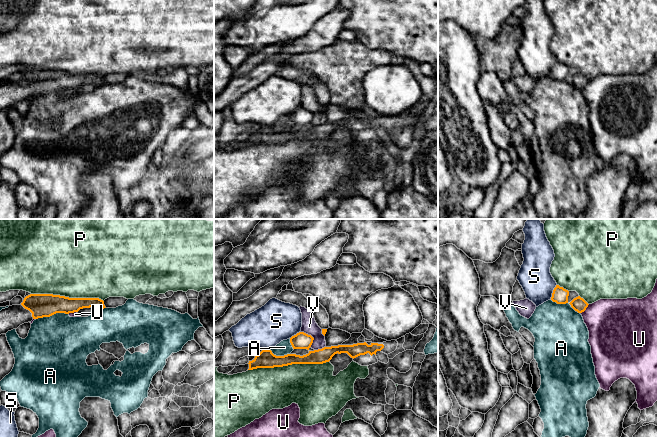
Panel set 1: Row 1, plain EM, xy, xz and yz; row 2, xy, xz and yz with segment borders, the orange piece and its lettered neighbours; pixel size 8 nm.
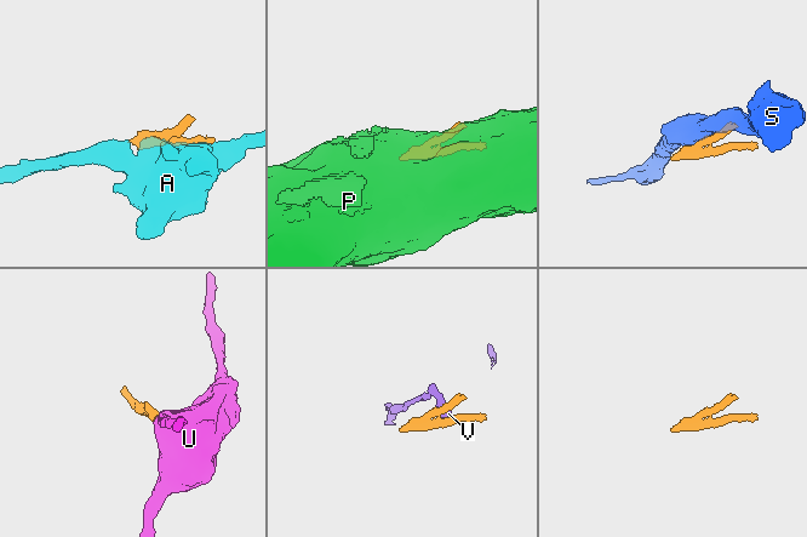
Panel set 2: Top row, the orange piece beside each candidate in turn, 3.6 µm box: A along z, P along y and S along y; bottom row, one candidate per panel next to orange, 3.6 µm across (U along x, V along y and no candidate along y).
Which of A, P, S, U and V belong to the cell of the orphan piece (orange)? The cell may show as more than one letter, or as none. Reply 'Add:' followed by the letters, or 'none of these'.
Add: none of these

